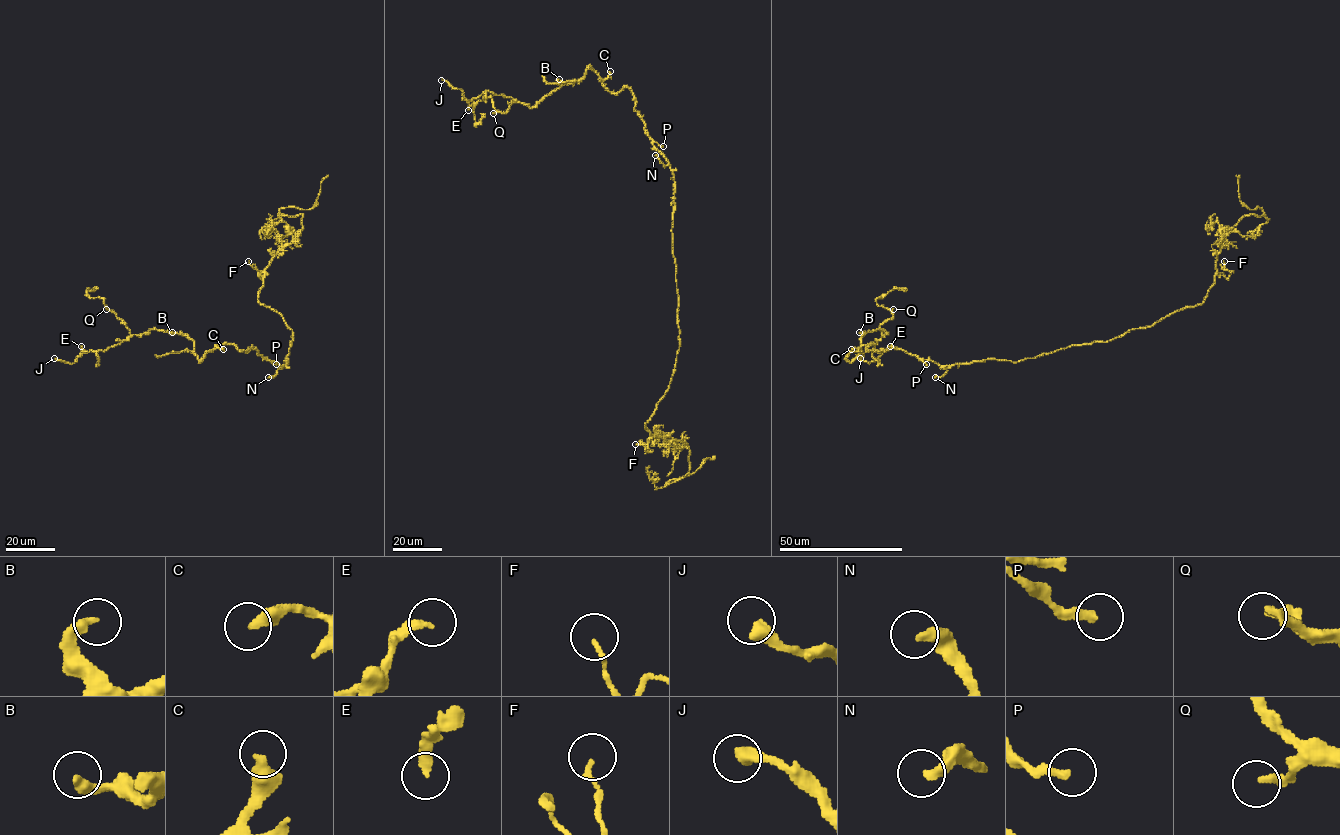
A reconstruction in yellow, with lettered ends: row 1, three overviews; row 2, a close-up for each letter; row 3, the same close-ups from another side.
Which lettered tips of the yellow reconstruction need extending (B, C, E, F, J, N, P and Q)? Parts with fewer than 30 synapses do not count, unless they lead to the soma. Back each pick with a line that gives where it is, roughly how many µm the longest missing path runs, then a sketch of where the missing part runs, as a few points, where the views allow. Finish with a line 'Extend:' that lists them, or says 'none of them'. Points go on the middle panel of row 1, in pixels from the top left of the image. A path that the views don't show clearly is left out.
E: place (468, 110); missing 20 µm; course (468, 110), (458, 119), (453, 115), (444, 116), (438, 108)
Extend: E

